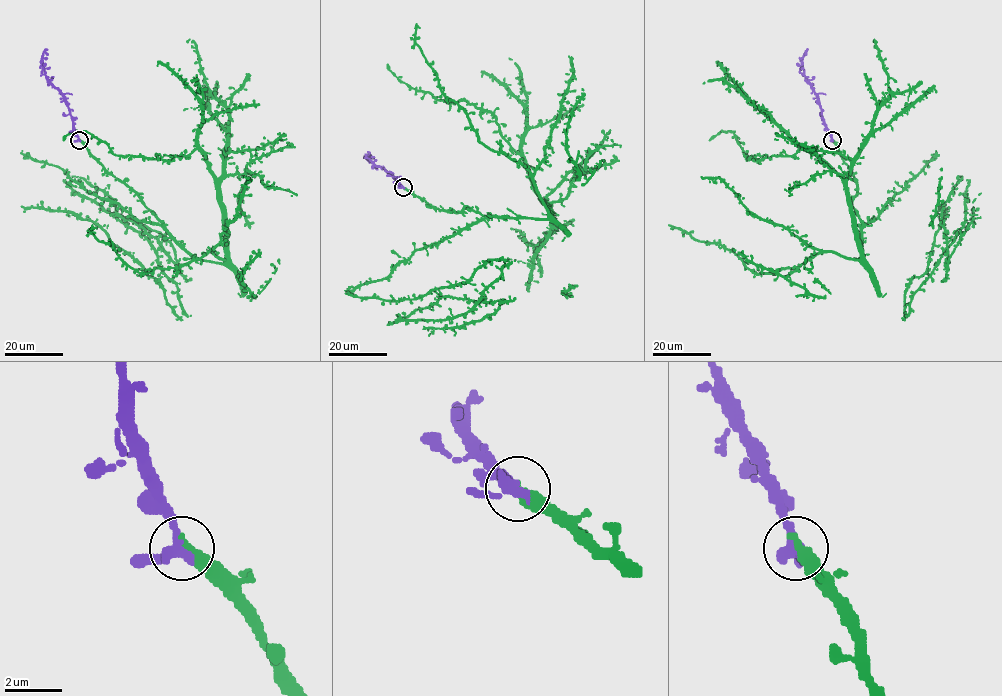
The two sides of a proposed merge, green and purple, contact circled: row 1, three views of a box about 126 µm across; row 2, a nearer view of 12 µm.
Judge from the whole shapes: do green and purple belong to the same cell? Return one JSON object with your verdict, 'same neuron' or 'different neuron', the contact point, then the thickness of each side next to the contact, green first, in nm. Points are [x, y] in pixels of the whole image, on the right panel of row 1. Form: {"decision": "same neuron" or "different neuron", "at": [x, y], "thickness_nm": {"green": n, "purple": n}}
{"decision": "same neuron", "at": [832, 140], "thickness_nm": {"green": 400, "purple": 380}}

